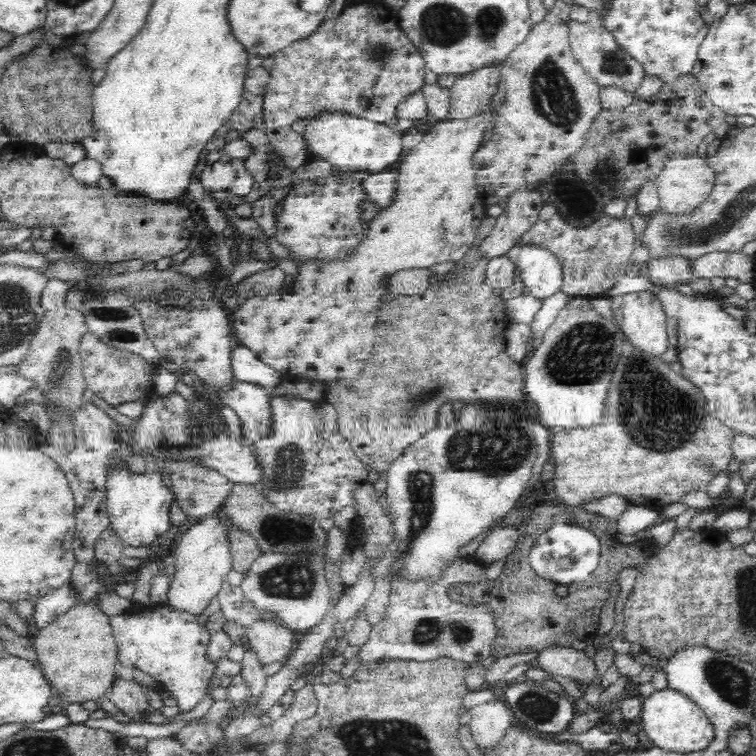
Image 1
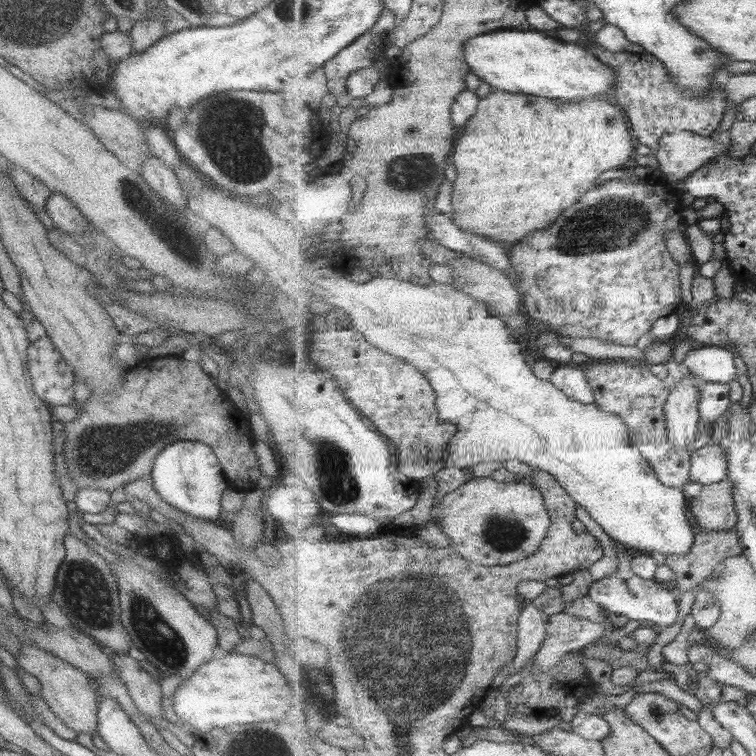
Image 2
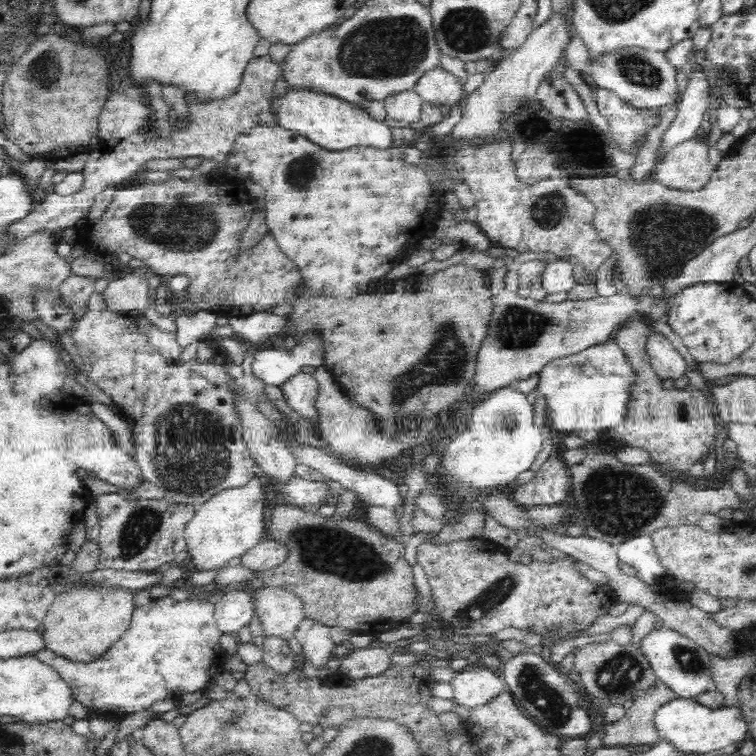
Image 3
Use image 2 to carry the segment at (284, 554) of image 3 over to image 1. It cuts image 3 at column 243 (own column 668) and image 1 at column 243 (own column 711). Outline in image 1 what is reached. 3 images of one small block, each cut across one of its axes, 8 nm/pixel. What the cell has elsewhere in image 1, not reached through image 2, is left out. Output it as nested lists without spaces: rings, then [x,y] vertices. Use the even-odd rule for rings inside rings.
[[[233,524],[230,525],[228,535],[231,541],[233,571],[245,577],[250,566],[263,556],[261,547],[249,532],[240,530]]]

